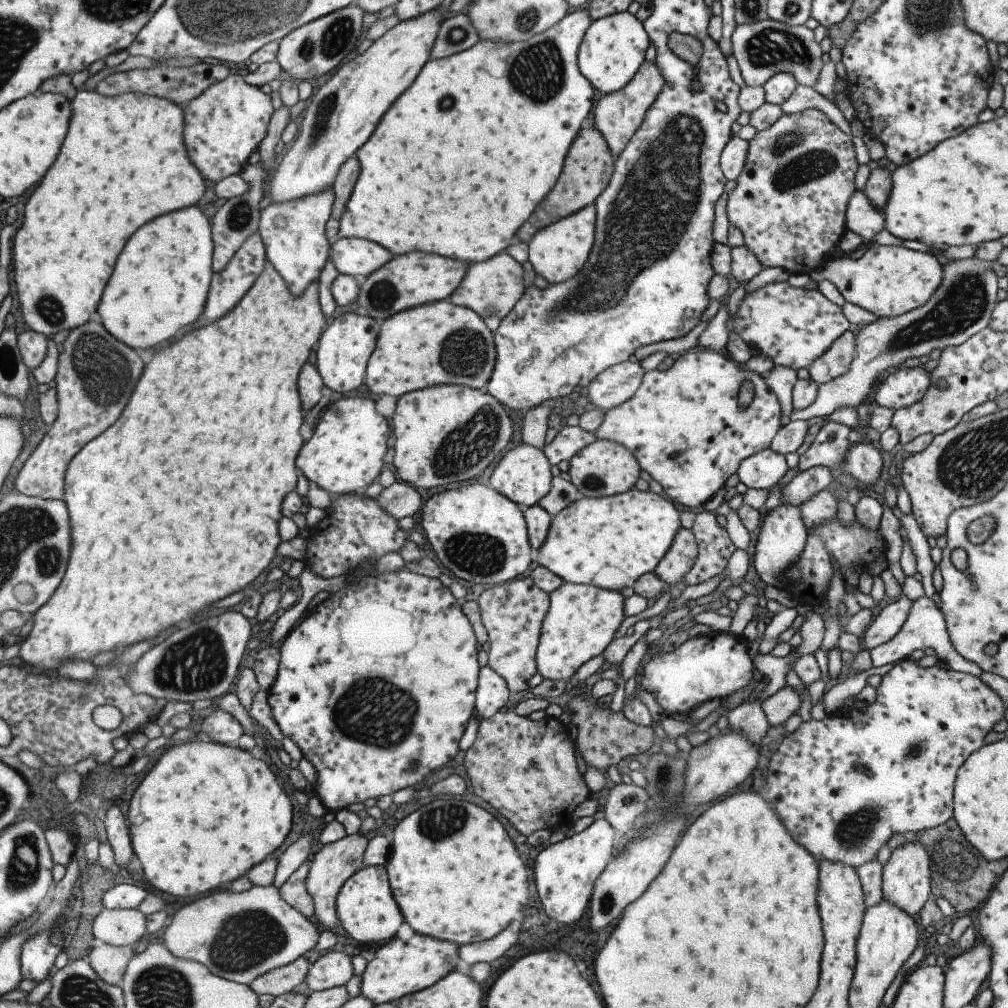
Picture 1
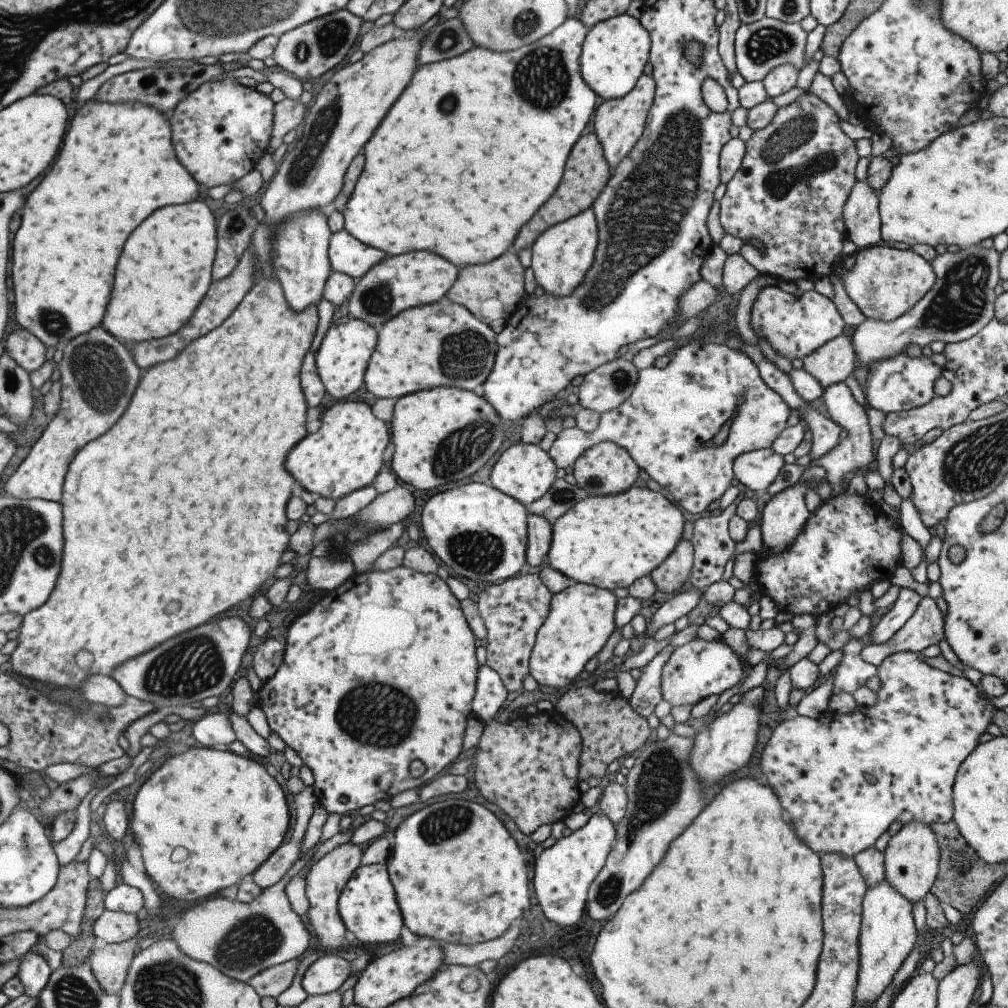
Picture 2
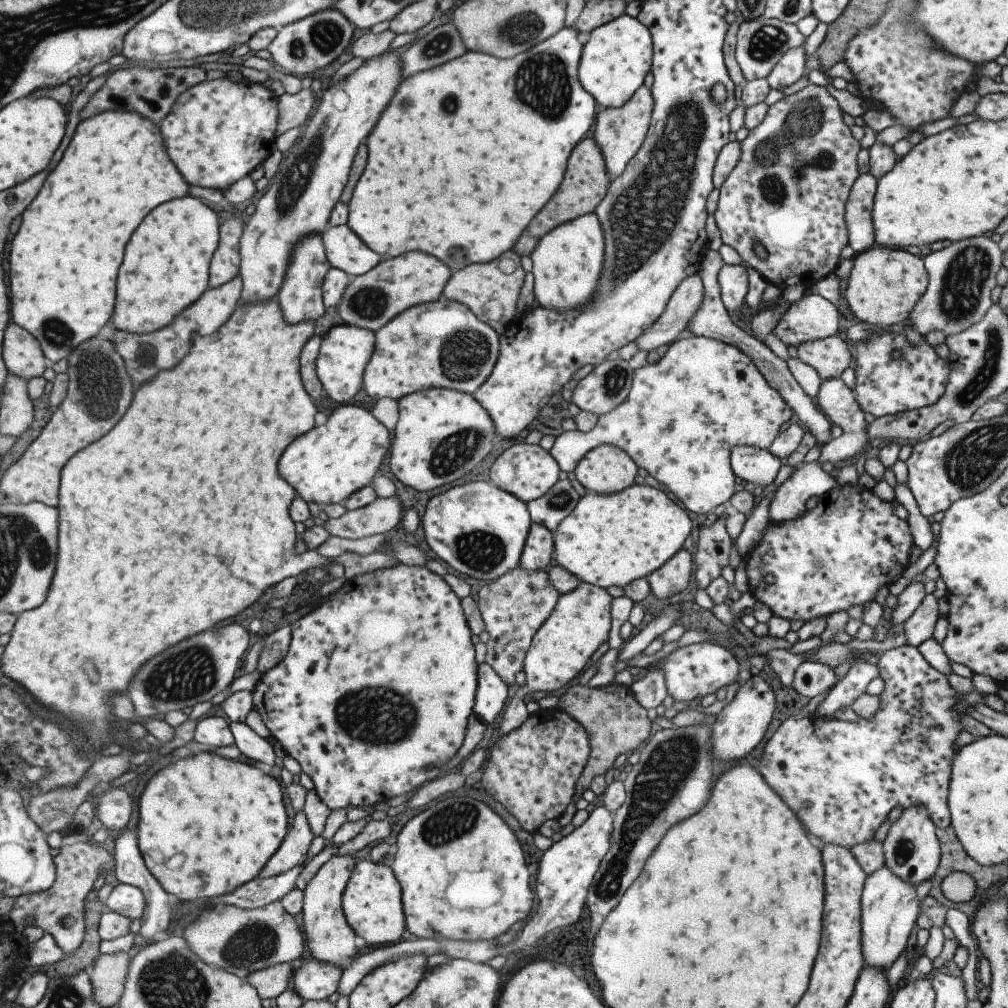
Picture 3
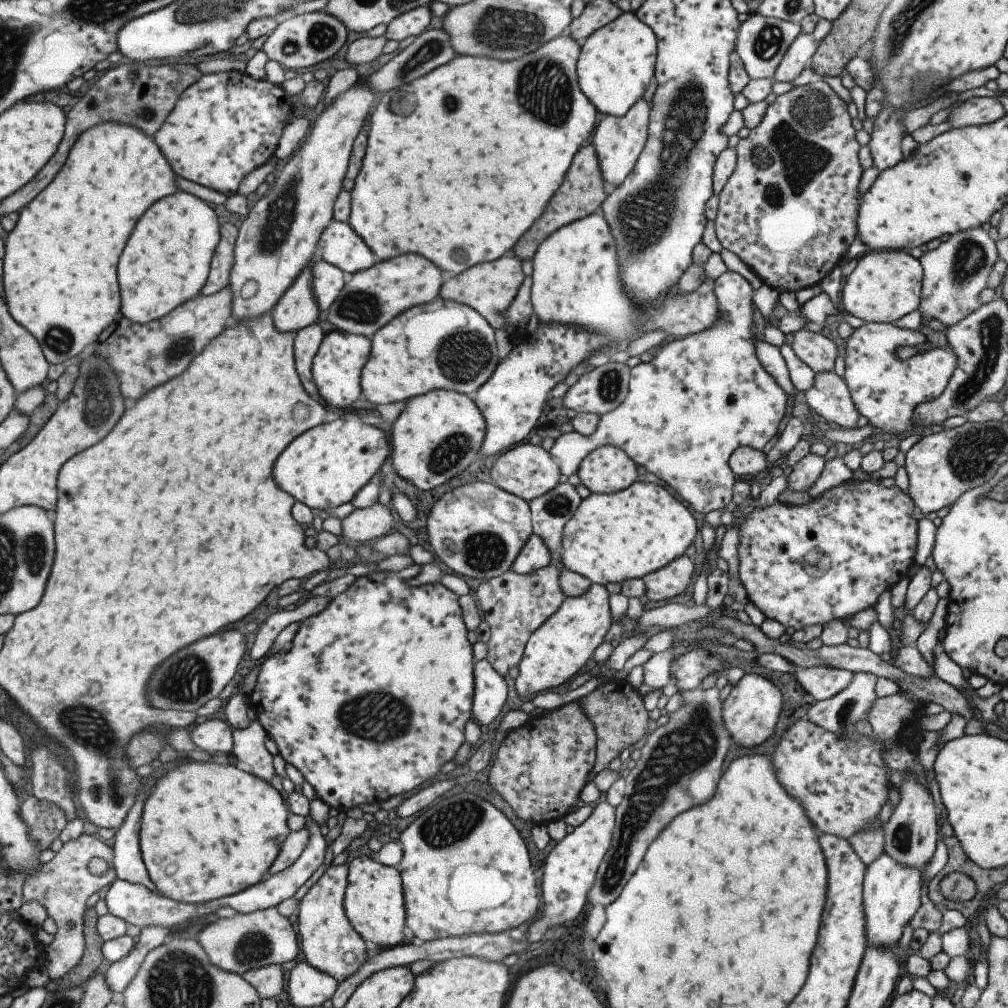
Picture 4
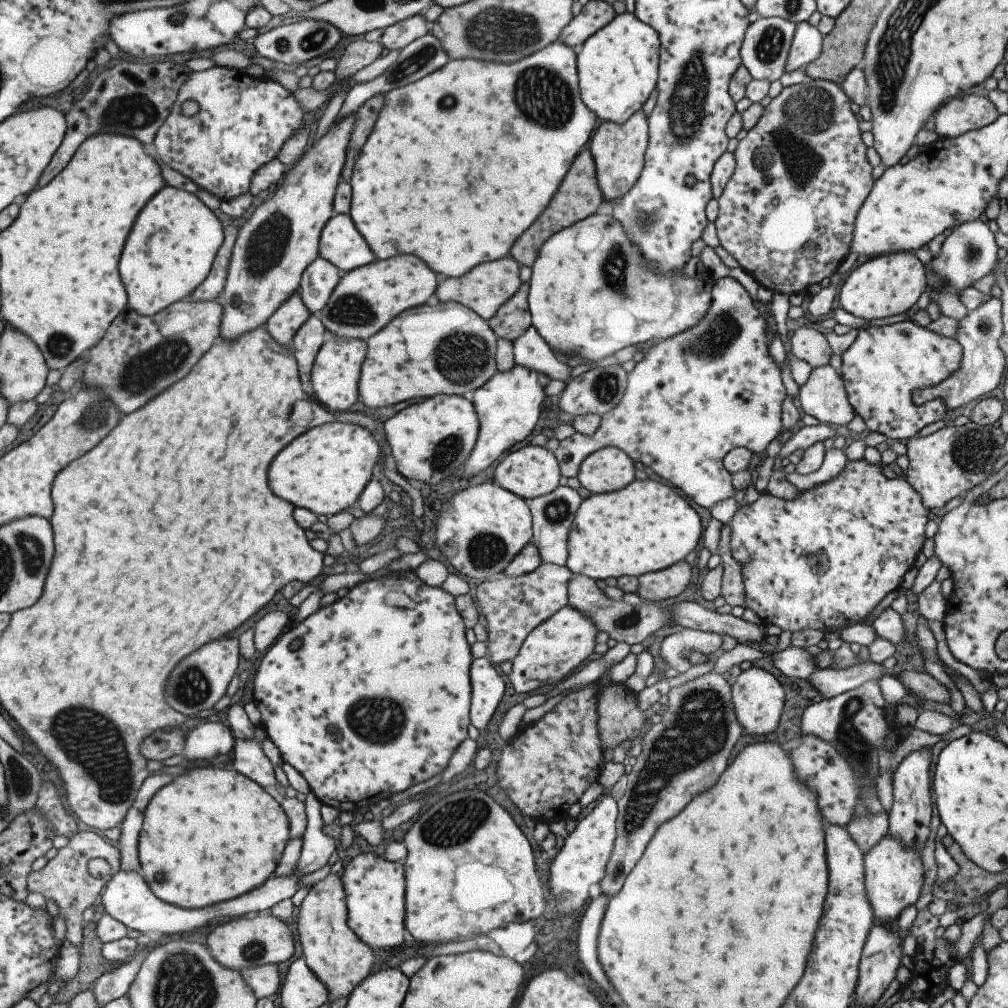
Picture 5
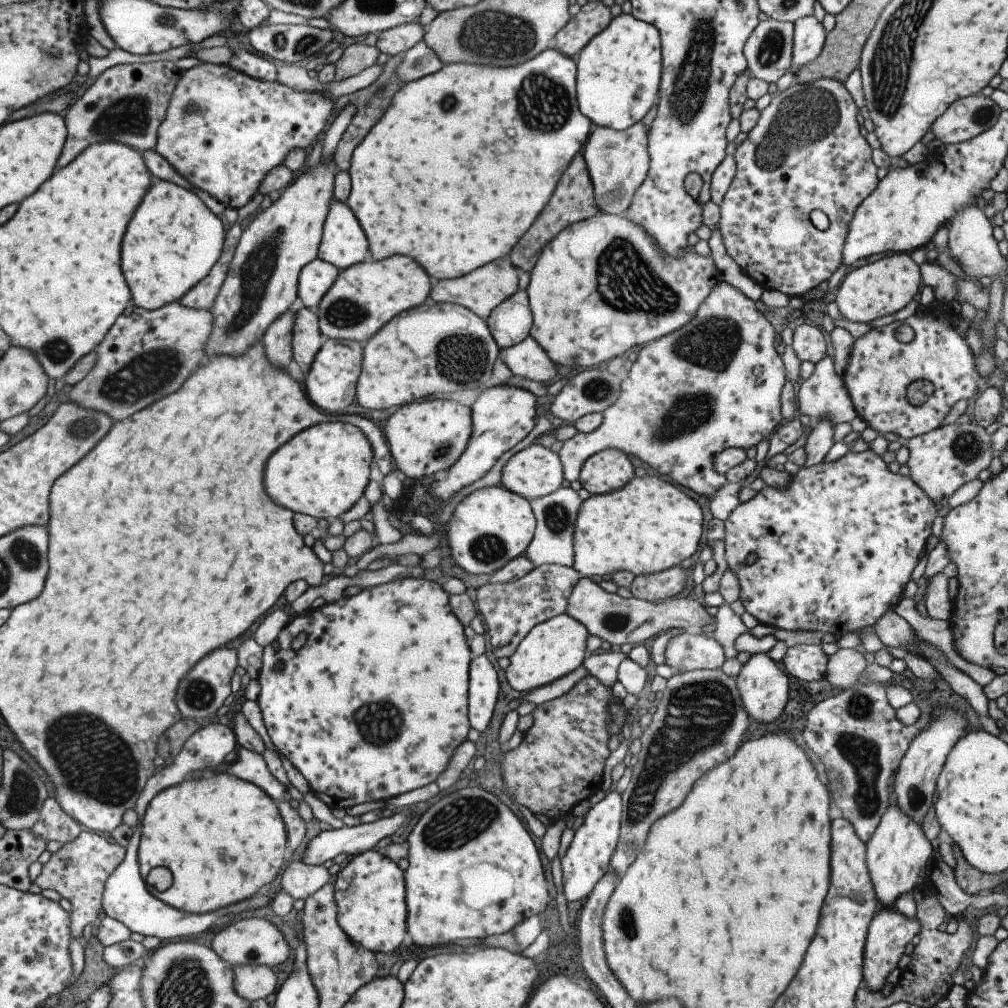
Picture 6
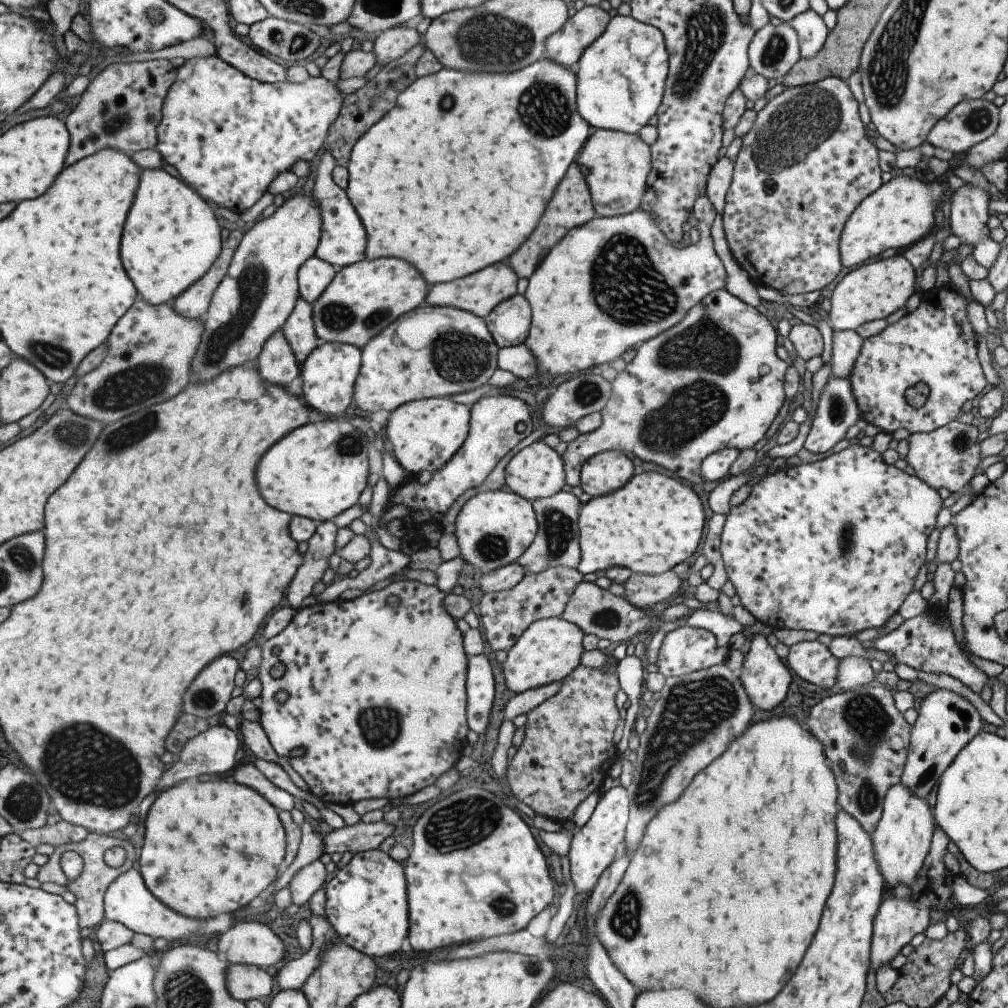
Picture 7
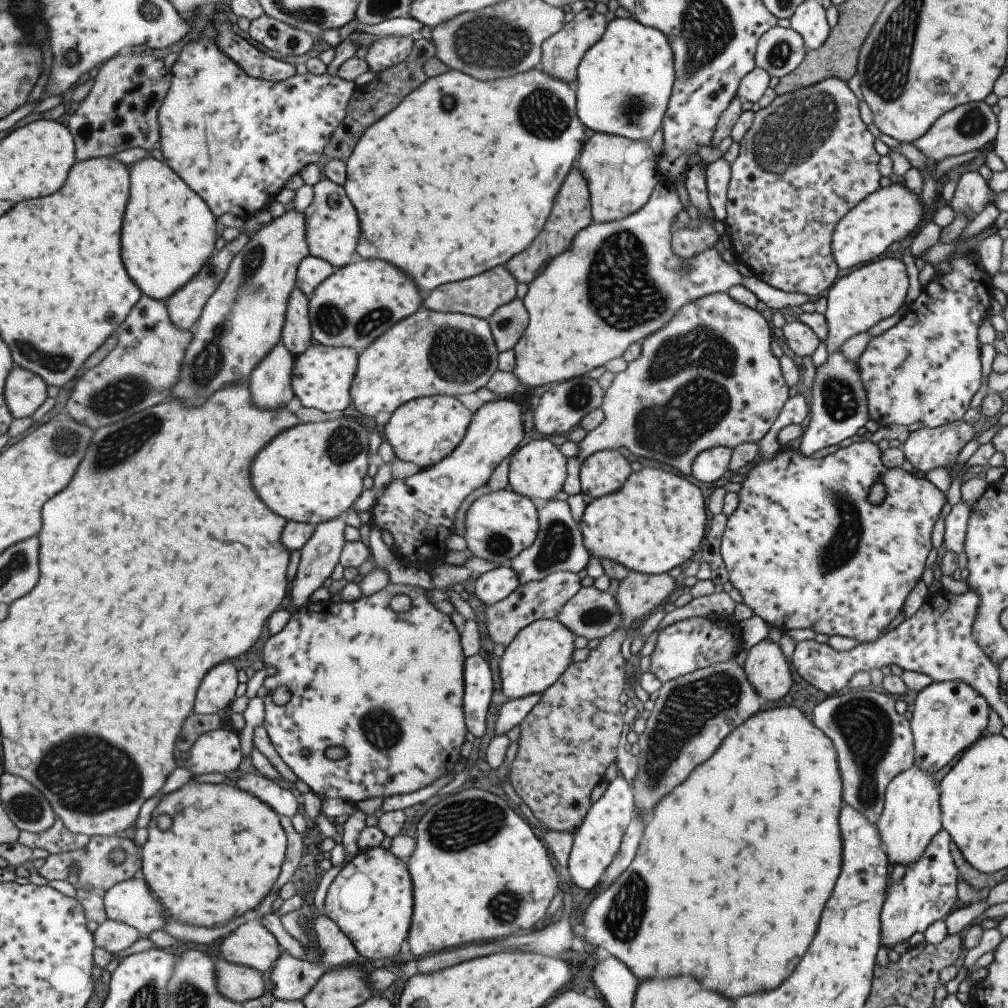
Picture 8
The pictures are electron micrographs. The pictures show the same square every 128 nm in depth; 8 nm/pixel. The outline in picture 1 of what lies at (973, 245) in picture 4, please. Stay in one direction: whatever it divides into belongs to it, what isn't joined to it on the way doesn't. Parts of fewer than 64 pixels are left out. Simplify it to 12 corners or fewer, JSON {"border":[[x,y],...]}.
{"border":[[989,261],[942,266],[925,304],[854,336],[848,369],[790,421],[855,409],[906,358],[988,326]]}

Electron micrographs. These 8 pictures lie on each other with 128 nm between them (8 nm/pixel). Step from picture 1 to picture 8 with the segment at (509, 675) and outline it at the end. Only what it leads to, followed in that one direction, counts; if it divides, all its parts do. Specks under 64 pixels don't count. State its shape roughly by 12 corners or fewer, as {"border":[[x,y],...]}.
{"border":[[553,571],[485,607],[493,645],[555,619],[579,576]]}

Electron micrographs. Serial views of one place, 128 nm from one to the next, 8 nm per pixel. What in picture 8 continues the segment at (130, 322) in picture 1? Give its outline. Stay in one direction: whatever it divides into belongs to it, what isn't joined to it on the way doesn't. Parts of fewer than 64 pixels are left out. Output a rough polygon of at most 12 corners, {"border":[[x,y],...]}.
{"border":[[165,162],[128,168],[120,257],[165,301],[219,246],[216,219]]}

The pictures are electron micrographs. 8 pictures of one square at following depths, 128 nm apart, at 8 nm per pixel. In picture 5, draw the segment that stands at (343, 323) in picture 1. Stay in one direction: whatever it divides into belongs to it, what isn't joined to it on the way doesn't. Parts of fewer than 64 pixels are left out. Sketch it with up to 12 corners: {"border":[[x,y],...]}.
{"border":[[325,339],[315,355],[313,399],[332,413],[358,400],[366,341]]}

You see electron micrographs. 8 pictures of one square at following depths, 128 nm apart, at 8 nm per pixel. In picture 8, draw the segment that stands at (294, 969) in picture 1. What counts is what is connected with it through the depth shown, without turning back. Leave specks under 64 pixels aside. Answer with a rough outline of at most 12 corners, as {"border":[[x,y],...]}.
{"border":[[214,960],[217,990],[243,1003],[263,994],[258,970]]}

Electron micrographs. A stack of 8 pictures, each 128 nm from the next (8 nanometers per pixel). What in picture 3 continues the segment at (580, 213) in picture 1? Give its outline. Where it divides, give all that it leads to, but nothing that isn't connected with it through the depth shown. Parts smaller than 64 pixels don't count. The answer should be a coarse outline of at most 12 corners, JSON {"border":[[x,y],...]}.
{"border":[[595,213],[531,251],[539,305],[566,311],[595,292],[604,236]]}

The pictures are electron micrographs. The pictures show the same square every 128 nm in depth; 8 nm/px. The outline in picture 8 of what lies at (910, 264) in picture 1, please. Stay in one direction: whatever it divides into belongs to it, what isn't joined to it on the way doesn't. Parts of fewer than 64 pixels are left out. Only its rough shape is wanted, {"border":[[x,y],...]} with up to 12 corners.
{"border":[[883,258],[827,290],[825,353],[904,304],[901,259]]}

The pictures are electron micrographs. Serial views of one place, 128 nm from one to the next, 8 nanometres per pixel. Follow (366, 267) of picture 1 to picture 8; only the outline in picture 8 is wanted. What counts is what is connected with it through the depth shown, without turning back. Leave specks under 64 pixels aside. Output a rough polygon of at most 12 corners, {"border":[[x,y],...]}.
{"border":[[312,186],[309,255],[335,269],[357,258],[358,216],[342,186]]}

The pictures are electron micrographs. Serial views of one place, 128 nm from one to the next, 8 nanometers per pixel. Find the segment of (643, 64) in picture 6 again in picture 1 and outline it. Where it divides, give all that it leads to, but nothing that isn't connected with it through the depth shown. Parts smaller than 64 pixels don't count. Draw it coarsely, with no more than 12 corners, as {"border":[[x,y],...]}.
{"border":[[627,11],[592,20],[576,52],[603,94],[622,89],[649,42]]}

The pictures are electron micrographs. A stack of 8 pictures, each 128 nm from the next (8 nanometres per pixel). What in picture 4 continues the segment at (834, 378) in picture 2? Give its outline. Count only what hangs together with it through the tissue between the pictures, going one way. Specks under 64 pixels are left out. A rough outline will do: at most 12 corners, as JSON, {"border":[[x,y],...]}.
{"border":[[805,329],[791,350],[814,374],[832,370],[837,348]]}

